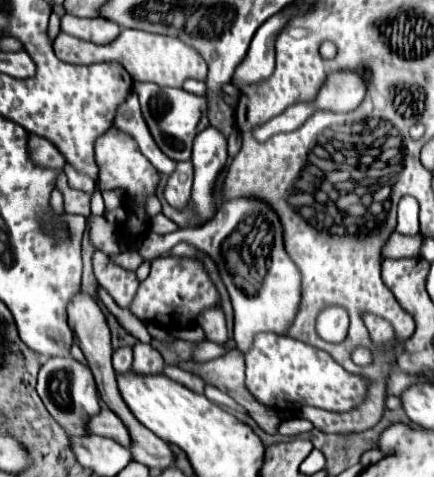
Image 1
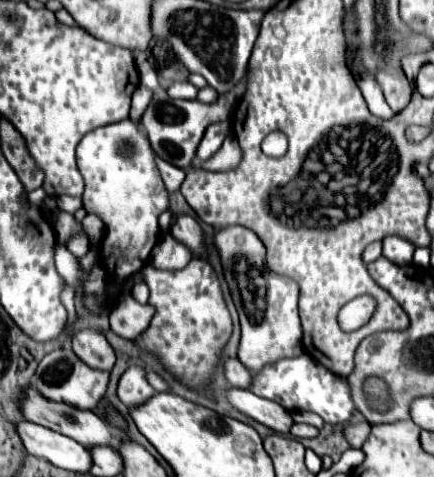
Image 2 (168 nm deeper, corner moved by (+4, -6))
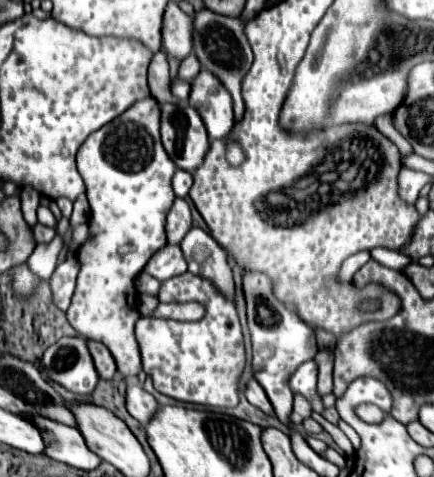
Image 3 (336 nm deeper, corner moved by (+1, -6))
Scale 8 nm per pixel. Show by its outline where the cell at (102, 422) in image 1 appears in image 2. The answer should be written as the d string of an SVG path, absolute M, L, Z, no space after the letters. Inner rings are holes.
M33 385L25 391L25 399L21 401L21 411L31 423L37 423L37 425L49 427L61 435L67 435L67 437L75 439L77 443L83 443L85 447L99 447L99 445L111 445L113 443L111 427L97 413L83 411L83 409L77 409L77 407L71 407L65 403L49 401L39 391L35 391Z

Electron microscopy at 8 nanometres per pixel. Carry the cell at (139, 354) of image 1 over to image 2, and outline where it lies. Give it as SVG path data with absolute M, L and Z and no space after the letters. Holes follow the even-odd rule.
M131 365L119 379L117 395L127 407L135 407L143 399L153 397L155 389L147 381L147 371L141 365Z

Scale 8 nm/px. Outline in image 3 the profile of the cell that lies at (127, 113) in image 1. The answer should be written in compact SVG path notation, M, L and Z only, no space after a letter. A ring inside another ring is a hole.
M178 169L176 175L174 175L174 179L172 179L172 185L174 185L176 197L186 197L188 191L190 191L190 187L192 187L192 175L186 173L186 171L182 171L182 169Z

